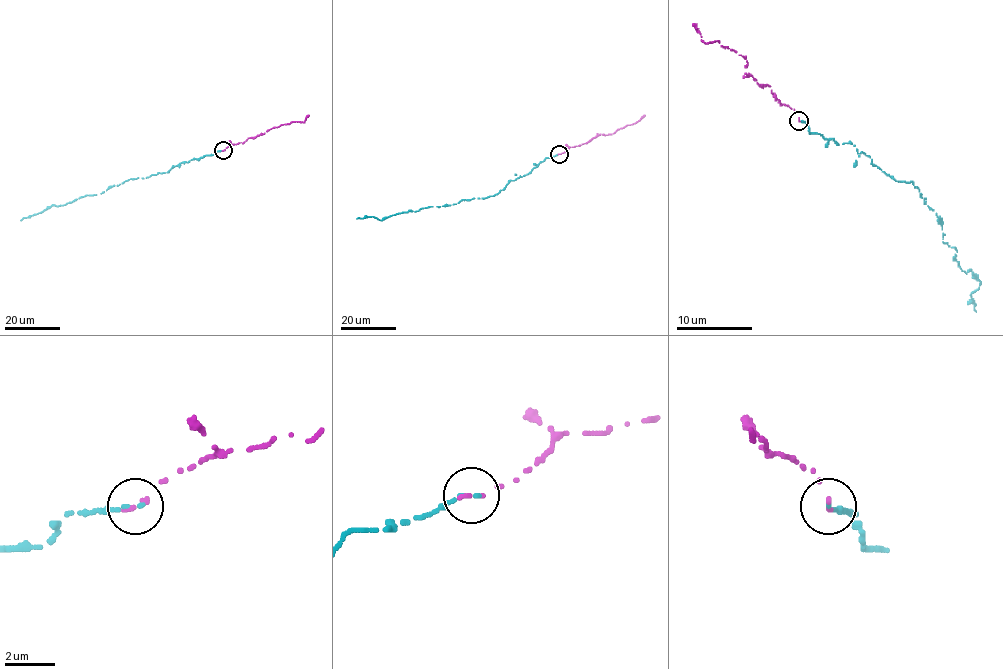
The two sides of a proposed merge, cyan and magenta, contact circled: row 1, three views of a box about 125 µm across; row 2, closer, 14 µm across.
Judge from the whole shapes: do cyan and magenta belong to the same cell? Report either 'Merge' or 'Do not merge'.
Merge

